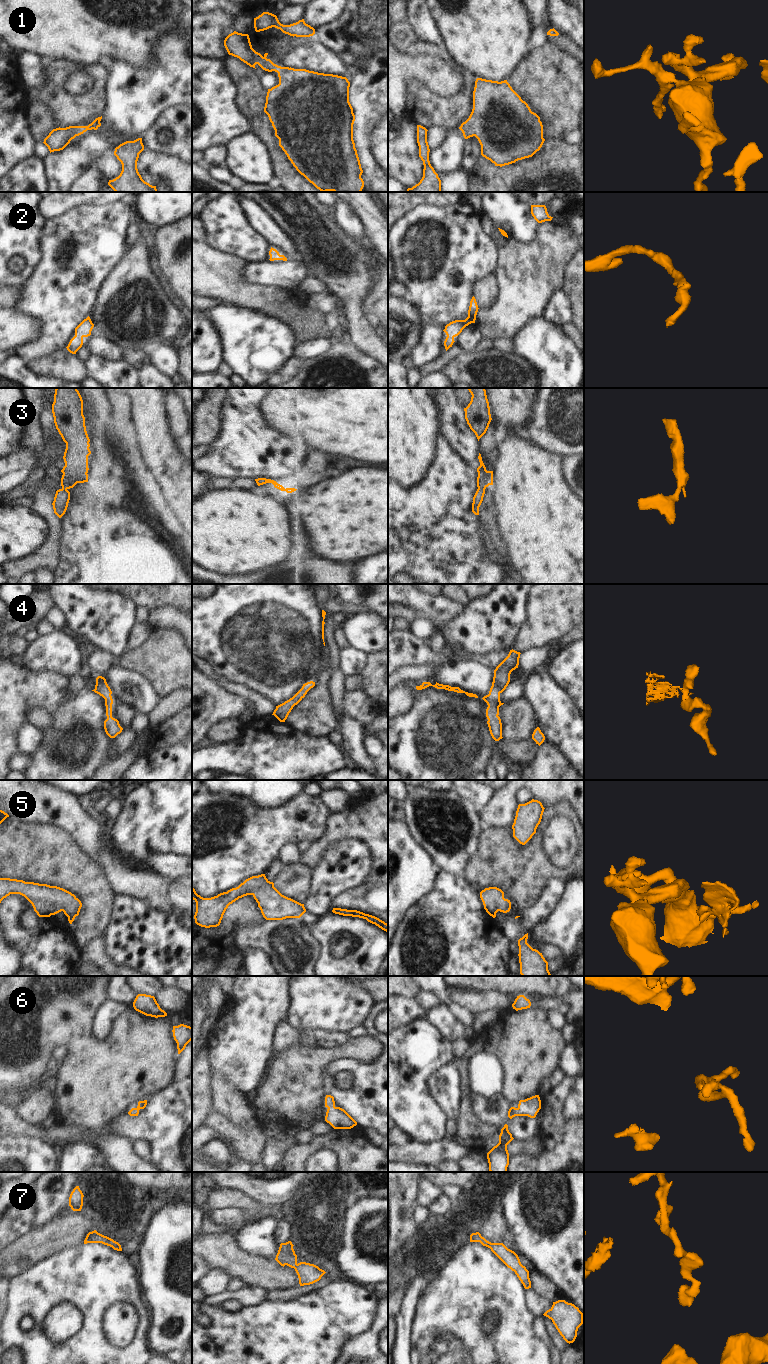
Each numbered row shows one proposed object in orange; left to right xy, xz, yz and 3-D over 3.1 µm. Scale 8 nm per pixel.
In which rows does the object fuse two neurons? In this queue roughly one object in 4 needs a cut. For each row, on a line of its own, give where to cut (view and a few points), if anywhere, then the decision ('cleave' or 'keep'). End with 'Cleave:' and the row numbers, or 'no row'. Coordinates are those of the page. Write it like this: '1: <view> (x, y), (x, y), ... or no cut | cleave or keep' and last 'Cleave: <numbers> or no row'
1: no cut | keep
2: no cut | keep
3: no cut | keep
4: no cut | keep
5: no cut | keep
6: no cut | keep
7: no cut | keep
Cleave: no row

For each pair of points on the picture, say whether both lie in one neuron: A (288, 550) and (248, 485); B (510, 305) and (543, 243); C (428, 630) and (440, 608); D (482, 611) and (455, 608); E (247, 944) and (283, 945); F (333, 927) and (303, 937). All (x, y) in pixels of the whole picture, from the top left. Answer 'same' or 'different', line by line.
A: different
B: same
C: different
D: different
E: same
F: different

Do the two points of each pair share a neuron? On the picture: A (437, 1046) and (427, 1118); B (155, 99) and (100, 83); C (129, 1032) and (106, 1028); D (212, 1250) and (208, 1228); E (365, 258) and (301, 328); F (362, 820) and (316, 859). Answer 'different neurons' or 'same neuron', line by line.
A: same neuron
B: different neurons
C: different neurons
D: different neurons
E: different neurons
F: same neuron

